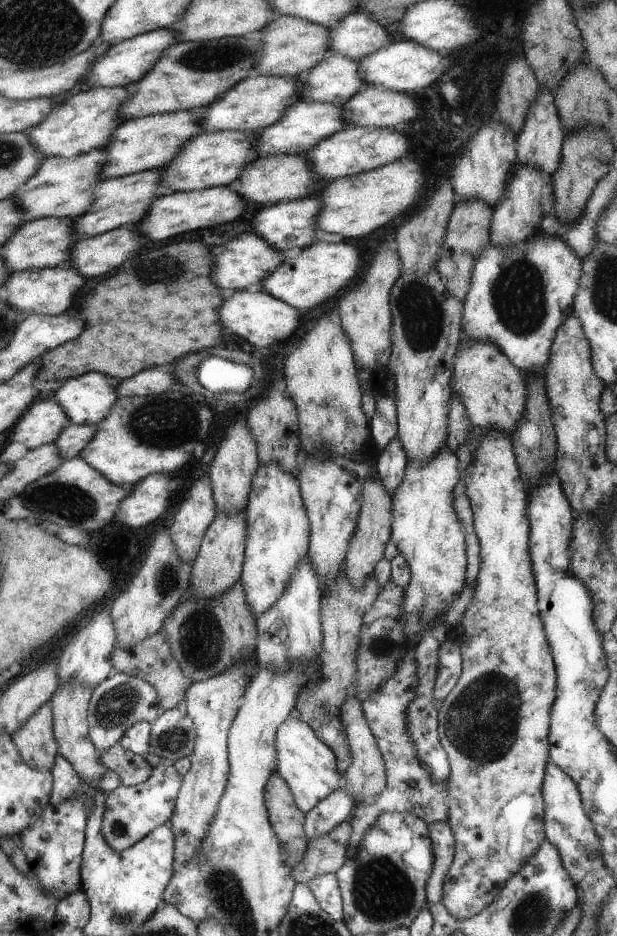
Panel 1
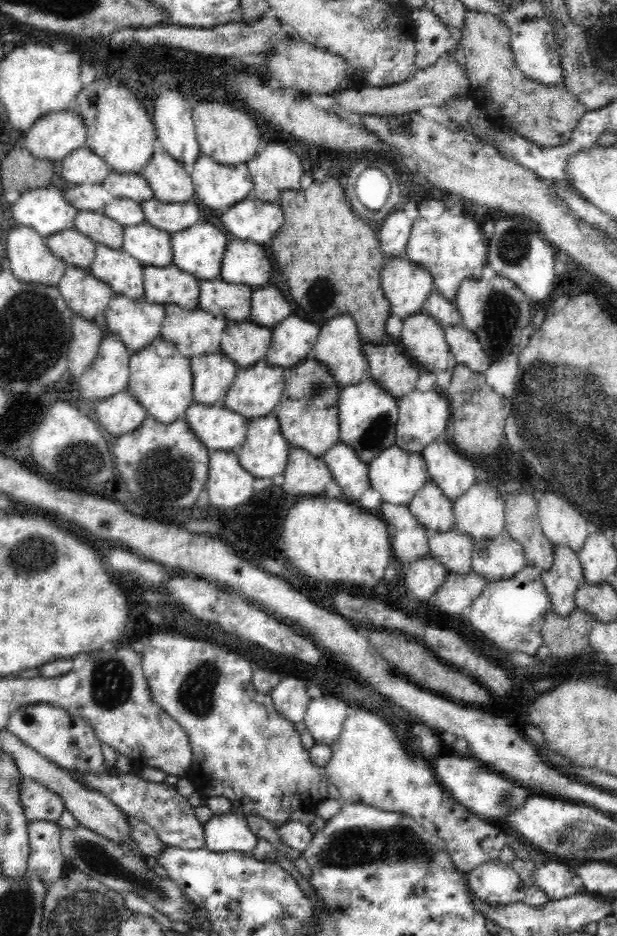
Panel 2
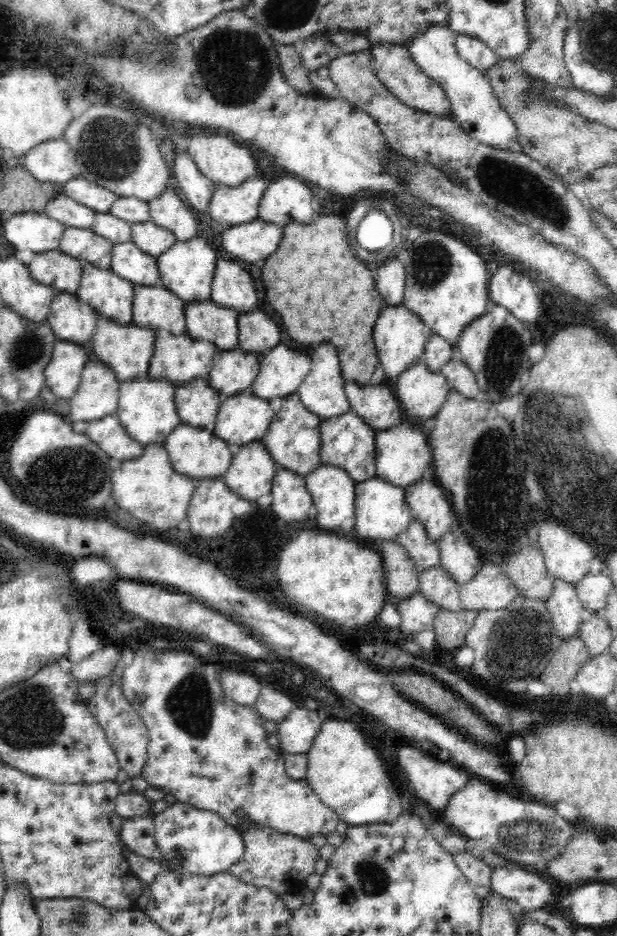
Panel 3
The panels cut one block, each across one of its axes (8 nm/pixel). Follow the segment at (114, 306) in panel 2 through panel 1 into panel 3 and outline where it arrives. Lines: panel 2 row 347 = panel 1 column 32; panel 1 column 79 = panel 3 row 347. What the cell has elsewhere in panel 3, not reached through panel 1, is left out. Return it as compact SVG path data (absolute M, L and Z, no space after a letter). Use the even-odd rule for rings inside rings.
M99 317L96 323L96 330L91 338L94 356L104 366L107 366L108 370L112 371L113 378L118 381L118 385L124 385L124 382L132 382L136 378L147 376L154 345L154 330L138 328L133 324L120 326L111 320L106 320L104 317Z

